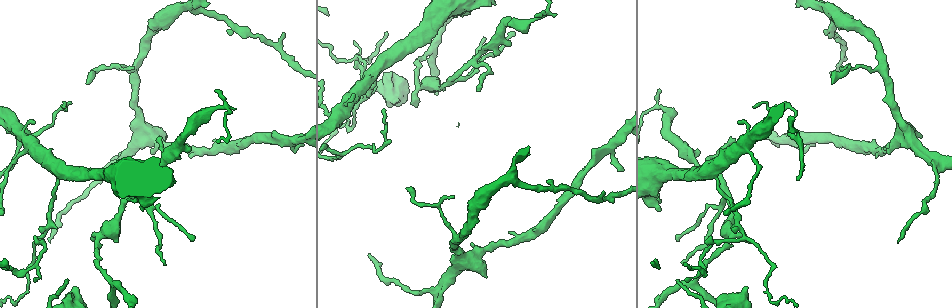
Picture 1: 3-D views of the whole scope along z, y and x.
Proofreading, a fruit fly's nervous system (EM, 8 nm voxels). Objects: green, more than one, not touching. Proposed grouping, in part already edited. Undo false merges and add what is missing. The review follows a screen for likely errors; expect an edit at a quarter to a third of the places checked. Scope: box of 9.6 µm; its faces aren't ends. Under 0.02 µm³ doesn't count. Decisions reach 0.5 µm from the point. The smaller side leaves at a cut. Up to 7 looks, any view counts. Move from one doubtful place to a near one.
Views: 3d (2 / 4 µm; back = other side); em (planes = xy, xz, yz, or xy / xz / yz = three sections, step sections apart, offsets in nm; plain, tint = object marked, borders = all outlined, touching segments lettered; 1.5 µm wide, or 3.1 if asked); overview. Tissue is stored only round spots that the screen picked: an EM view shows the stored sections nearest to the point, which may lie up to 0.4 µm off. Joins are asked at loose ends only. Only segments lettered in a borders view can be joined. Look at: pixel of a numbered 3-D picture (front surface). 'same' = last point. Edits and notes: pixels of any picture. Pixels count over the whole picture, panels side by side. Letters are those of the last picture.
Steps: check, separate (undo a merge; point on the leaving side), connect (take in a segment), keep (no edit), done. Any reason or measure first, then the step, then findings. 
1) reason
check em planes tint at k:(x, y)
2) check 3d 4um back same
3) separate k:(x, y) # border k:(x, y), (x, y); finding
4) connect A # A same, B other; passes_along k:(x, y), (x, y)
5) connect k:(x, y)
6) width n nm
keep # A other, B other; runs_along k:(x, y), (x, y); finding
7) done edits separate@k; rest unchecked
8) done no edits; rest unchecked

three-way junction
check 3d 4um at 1:(350, 103)

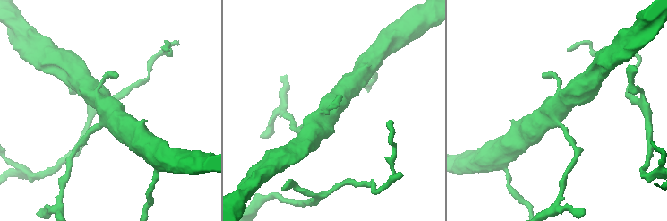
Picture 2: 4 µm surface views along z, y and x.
now the EM
check em planes tint at 2:(108, 113)

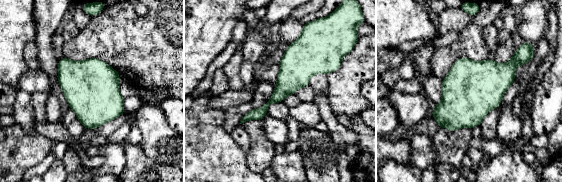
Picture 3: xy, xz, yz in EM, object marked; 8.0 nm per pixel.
check em planes borders same

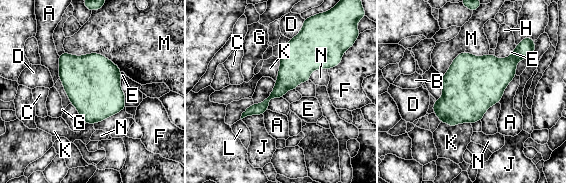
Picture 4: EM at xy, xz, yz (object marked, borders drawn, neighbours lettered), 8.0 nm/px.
width 460 nm; longest_contact M 500 nm
keep # A other, B other, C other, D other, E other, F other, G other, H other, J other, K other, L other, M other, N other; all the same cell

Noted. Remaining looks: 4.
stops while still wide
check em planes borders at 1:(73, 286)

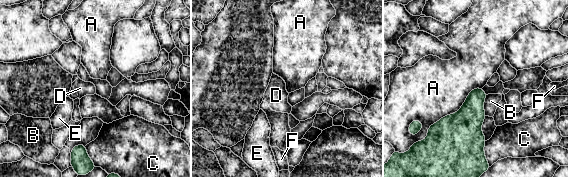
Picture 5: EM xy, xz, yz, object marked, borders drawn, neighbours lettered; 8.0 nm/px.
keep # A other, B other, C other, D other, E other, F other; border 5:(481, 87), (427, 134); none of them fits

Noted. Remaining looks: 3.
sharp bend
check em xy step 4 tint at 1:(21, 274)

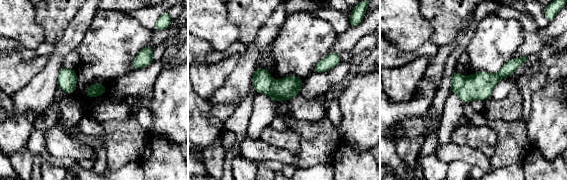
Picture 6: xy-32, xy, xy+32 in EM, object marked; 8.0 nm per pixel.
check em planes borders same

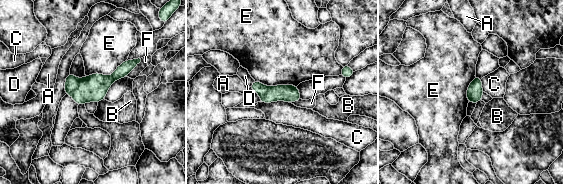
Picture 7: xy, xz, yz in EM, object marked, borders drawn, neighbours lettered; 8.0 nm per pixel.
separate 7:(71, 83) # A other, B other, C other, D other, E other, F other; a second cell is stuck on

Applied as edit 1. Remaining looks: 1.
done edits separate@7; rest unchecked

